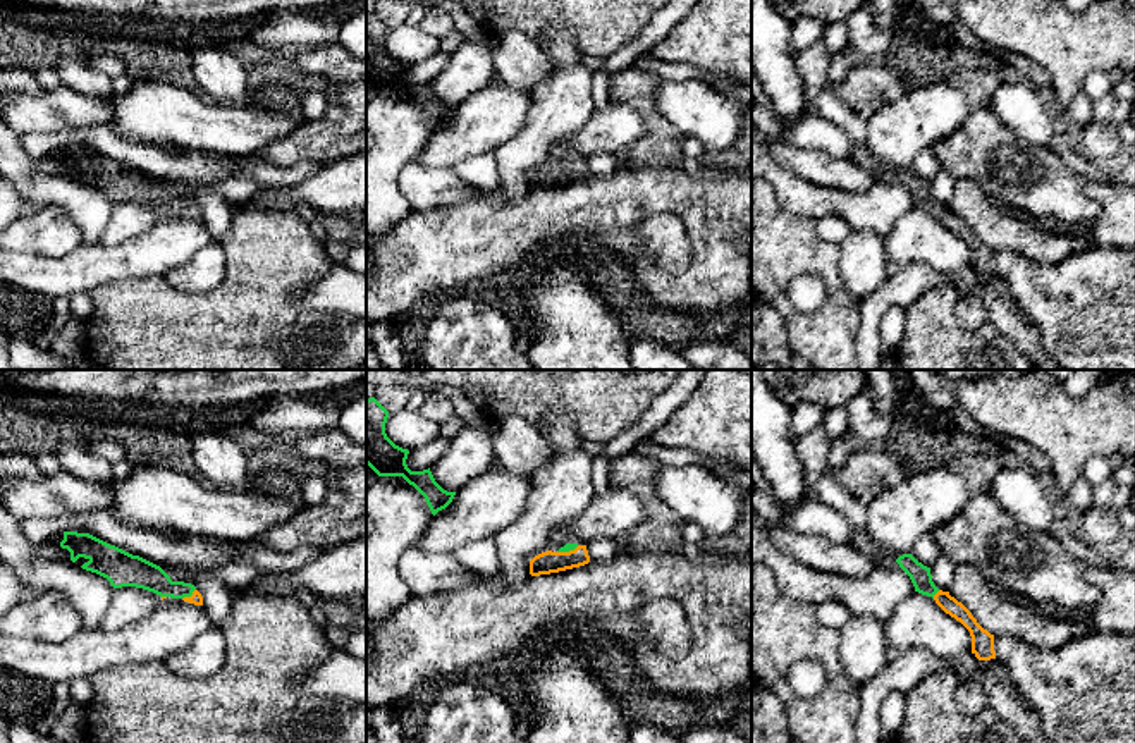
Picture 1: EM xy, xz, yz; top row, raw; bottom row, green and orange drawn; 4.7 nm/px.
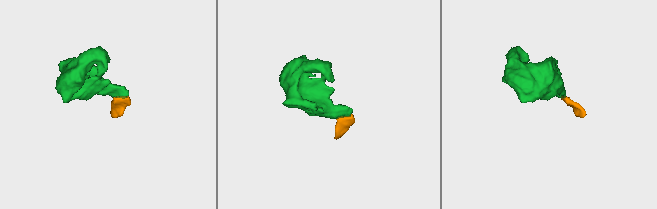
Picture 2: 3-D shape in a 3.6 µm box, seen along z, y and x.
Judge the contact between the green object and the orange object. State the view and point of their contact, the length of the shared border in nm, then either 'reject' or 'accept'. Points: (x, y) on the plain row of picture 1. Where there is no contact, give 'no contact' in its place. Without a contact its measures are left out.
xy (190, 210) | 80 nm | accept

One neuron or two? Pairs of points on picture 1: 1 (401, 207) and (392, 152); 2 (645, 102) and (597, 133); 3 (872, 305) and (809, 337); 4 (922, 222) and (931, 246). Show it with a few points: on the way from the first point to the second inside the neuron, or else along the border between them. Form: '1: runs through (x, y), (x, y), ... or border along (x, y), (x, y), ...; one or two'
1: runs through (389, 193), (389, 165); one
2: border along (609, 100), (644, 119), (645, 133), (626, 148); two
3: border along (862, 300), (855, 351); two
4: runs through (922, 227), (926, 241); one

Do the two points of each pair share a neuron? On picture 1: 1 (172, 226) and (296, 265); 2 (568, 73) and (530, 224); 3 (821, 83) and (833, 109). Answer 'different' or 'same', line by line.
1: different
2: different
3: same

